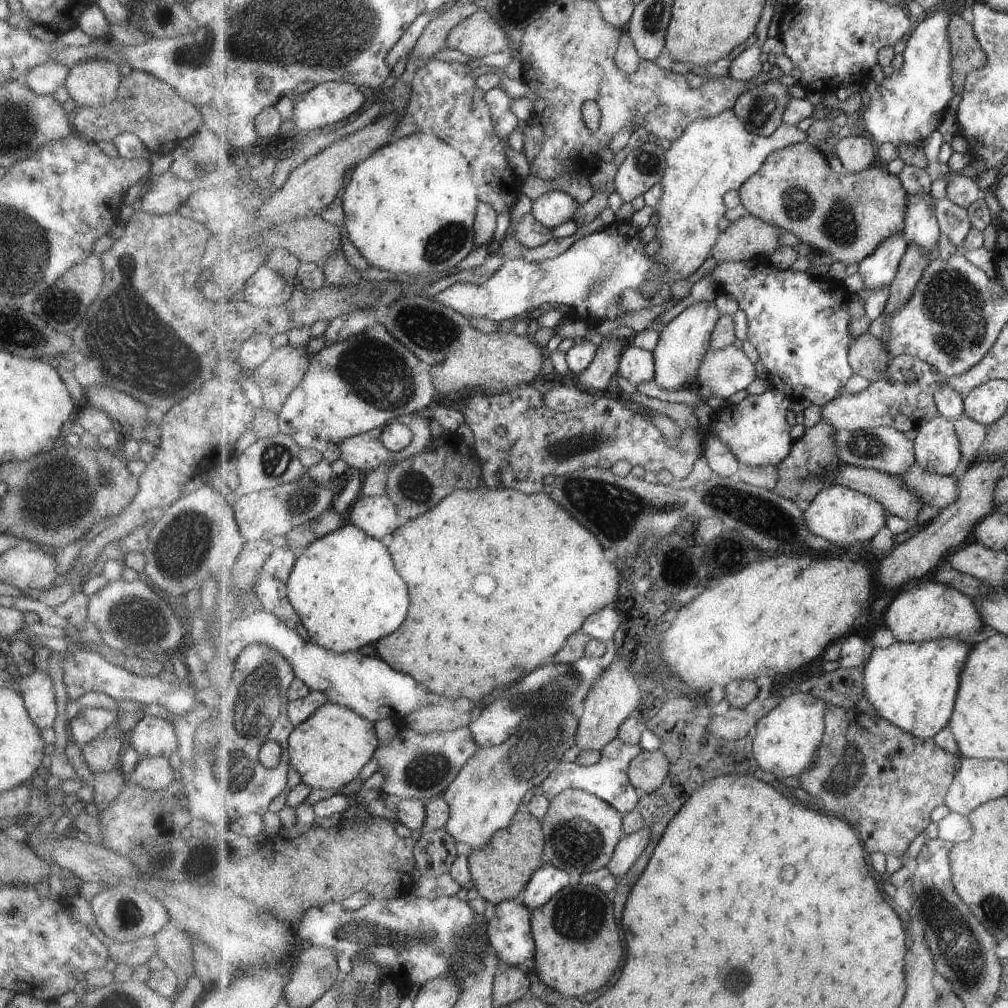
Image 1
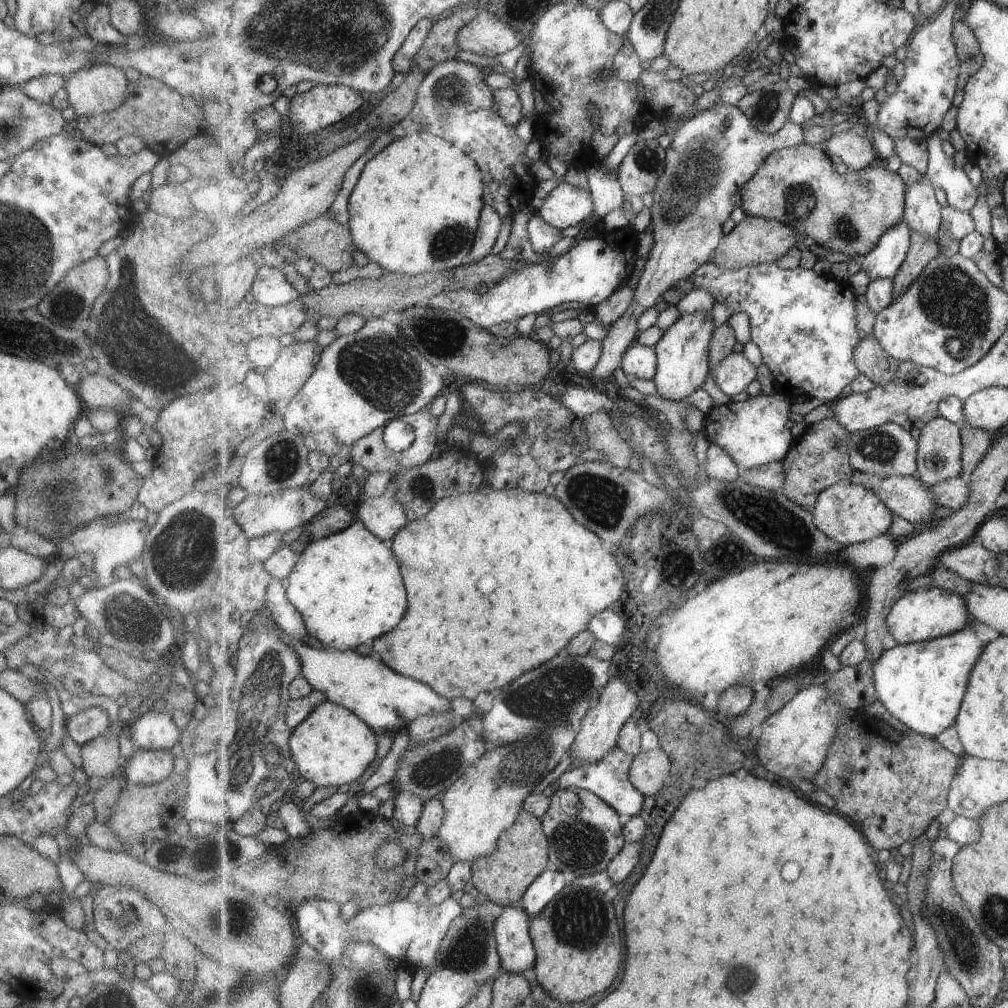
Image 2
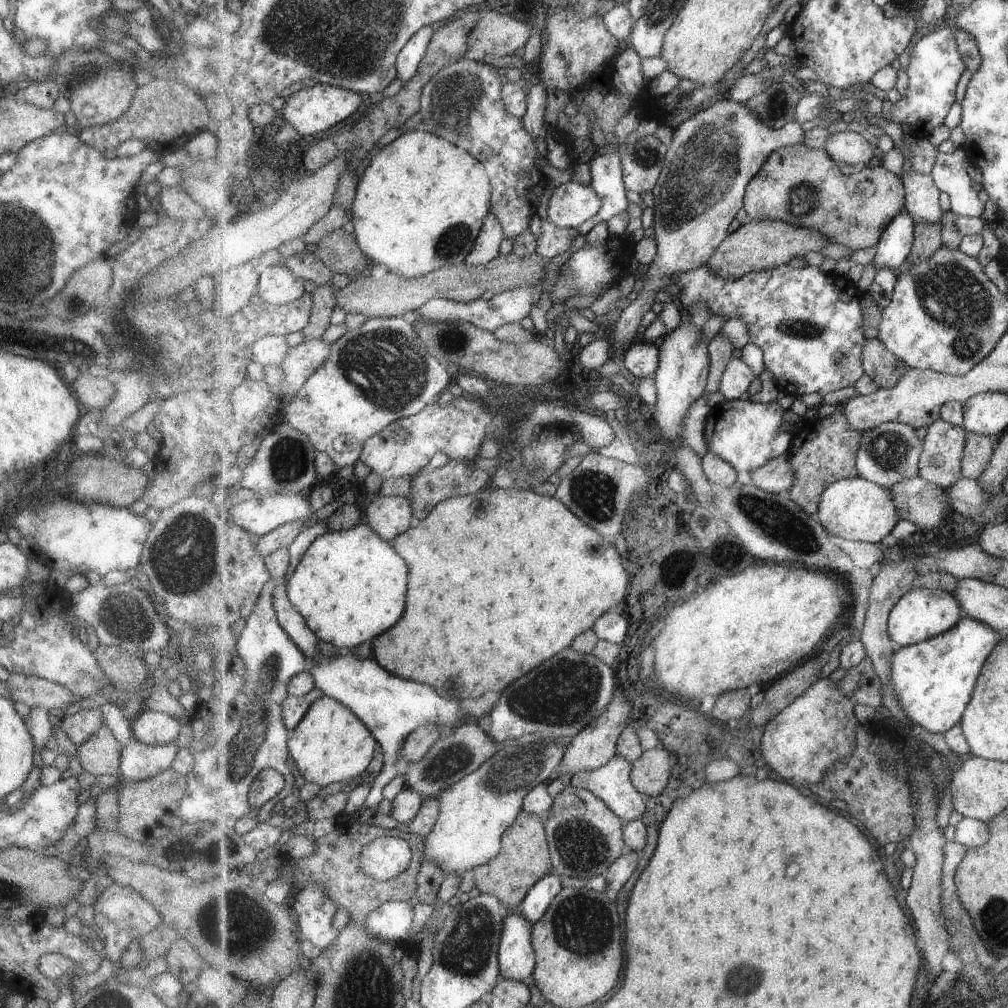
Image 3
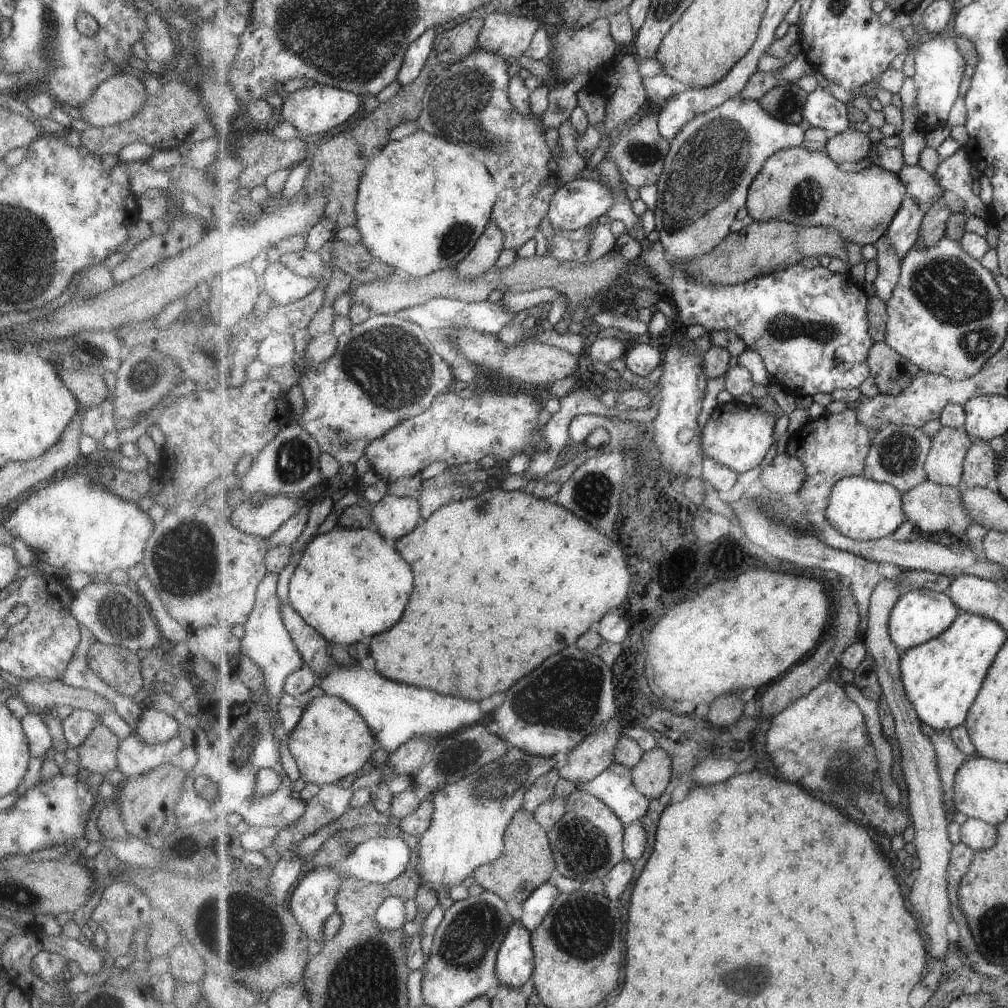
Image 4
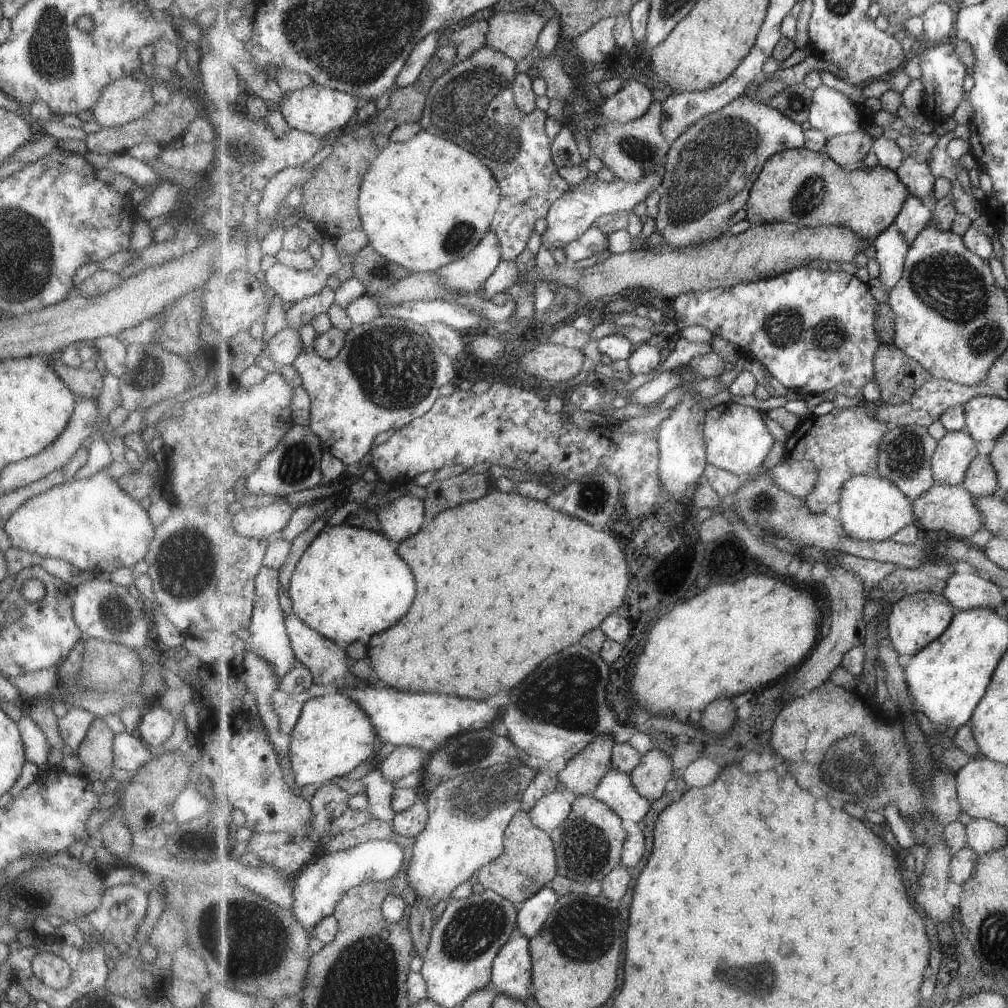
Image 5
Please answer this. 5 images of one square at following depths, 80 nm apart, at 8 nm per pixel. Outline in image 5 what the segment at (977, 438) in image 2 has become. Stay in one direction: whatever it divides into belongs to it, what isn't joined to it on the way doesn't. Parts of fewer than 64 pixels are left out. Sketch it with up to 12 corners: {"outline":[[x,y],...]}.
{"outline":[[978,455],[962,486],[975,498],[997,494],[990,456]]}

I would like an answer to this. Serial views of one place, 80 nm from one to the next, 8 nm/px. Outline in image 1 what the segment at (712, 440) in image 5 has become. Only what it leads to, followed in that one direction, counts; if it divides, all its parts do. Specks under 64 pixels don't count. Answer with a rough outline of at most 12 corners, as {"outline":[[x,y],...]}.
{"outline":[[770,388],[711,416],[751,466],[777,465],[794,445],[793,399]]}

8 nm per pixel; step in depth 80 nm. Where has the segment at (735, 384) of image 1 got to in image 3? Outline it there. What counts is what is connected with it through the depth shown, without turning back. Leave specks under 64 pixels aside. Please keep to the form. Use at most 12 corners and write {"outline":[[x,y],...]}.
{"outline":[[732,358],[720,390],[739,400],[755,379],[751,366]]}

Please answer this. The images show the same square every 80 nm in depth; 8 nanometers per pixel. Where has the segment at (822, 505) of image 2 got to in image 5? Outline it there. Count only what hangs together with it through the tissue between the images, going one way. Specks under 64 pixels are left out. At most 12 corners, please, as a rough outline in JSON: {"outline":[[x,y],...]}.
{"outline":[[891,479],[844,484],[837,520],[847,536],[888,541],[917,522]]}

